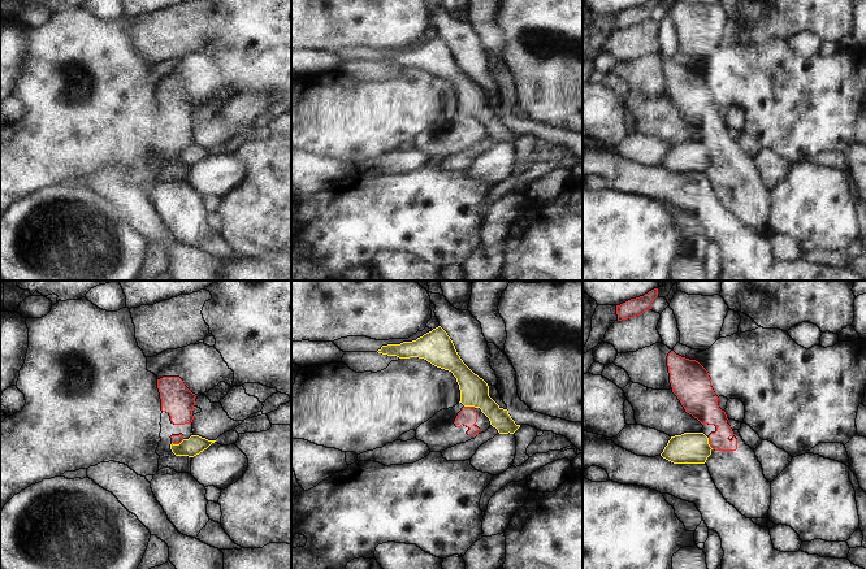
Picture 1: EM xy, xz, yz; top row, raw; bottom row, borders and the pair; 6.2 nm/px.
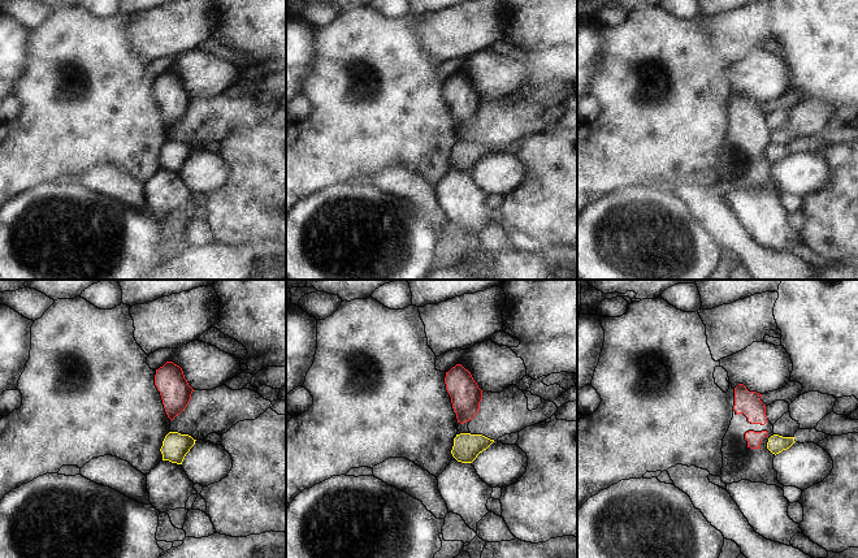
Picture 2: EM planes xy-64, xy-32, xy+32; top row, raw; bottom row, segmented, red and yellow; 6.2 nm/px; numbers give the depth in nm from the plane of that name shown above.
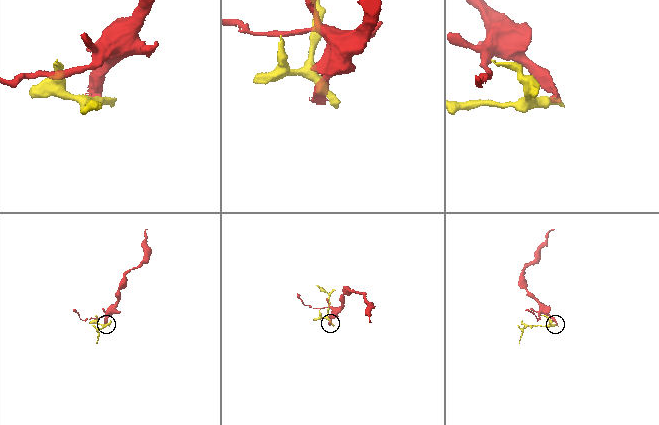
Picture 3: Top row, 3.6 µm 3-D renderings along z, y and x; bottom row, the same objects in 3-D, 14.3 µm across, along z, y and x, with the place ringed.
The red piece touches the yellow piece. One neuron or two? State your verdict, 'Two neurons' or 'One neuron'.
Two neurons.

